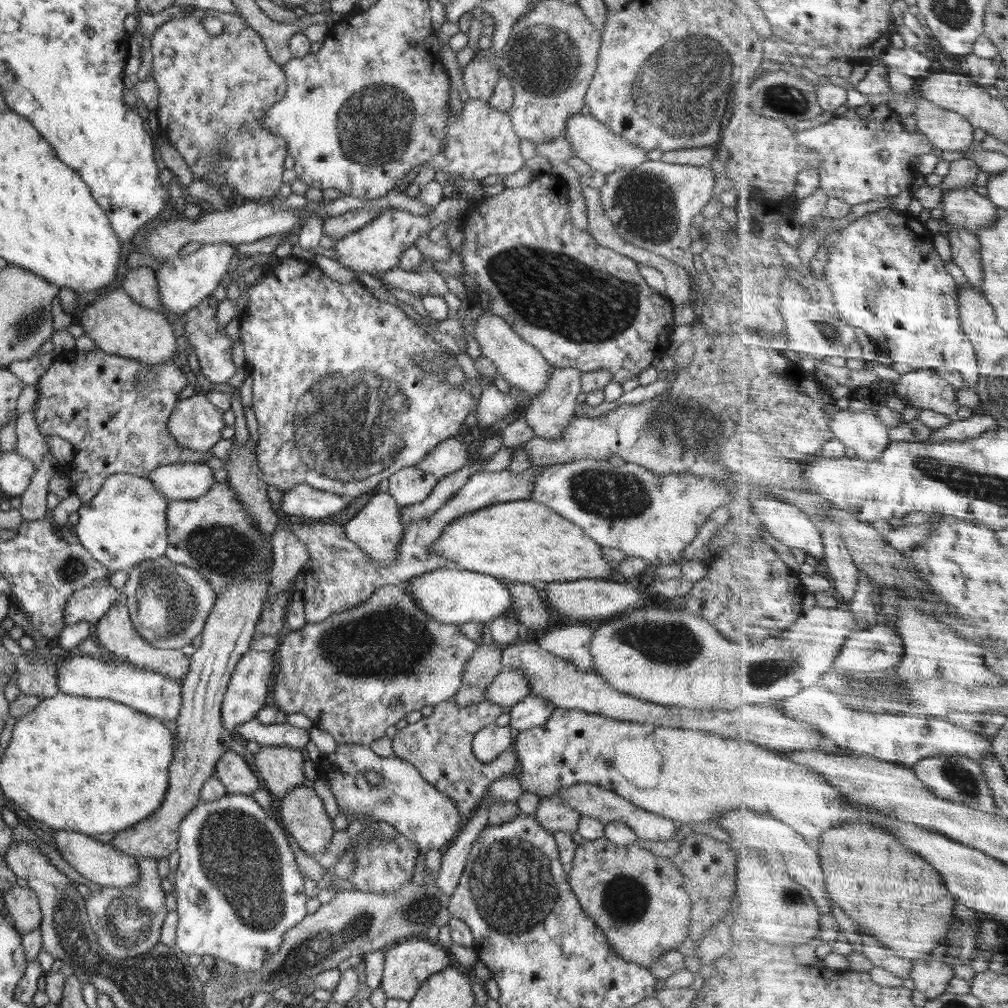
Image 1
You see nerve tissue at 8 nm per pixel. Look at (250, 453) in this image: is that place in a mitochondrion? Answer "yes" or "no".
no

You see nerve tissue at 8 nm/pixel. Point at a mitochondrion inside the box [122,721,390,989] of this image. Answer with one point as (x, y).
(239, 860)

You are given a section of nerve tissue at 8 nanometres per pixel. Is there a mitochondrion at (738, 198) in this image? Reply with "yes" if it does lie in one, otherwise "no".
no

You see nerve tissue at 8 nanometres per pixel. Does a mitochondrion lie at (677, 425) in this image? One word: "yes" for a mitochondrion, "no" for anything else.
yes

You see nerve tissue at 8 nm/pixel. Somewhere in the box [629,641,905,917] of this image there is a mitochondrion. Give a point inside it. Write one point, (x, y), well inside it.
(761, 673)

